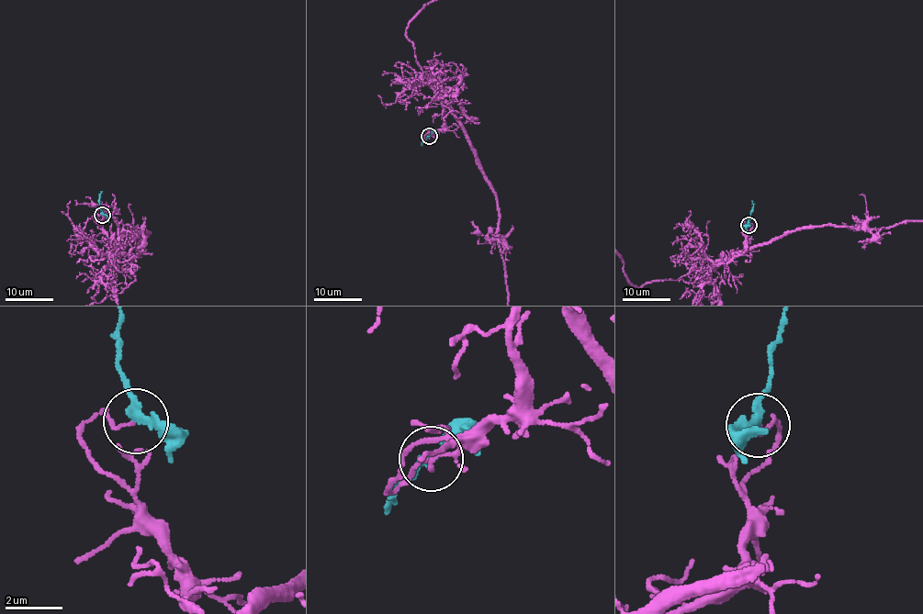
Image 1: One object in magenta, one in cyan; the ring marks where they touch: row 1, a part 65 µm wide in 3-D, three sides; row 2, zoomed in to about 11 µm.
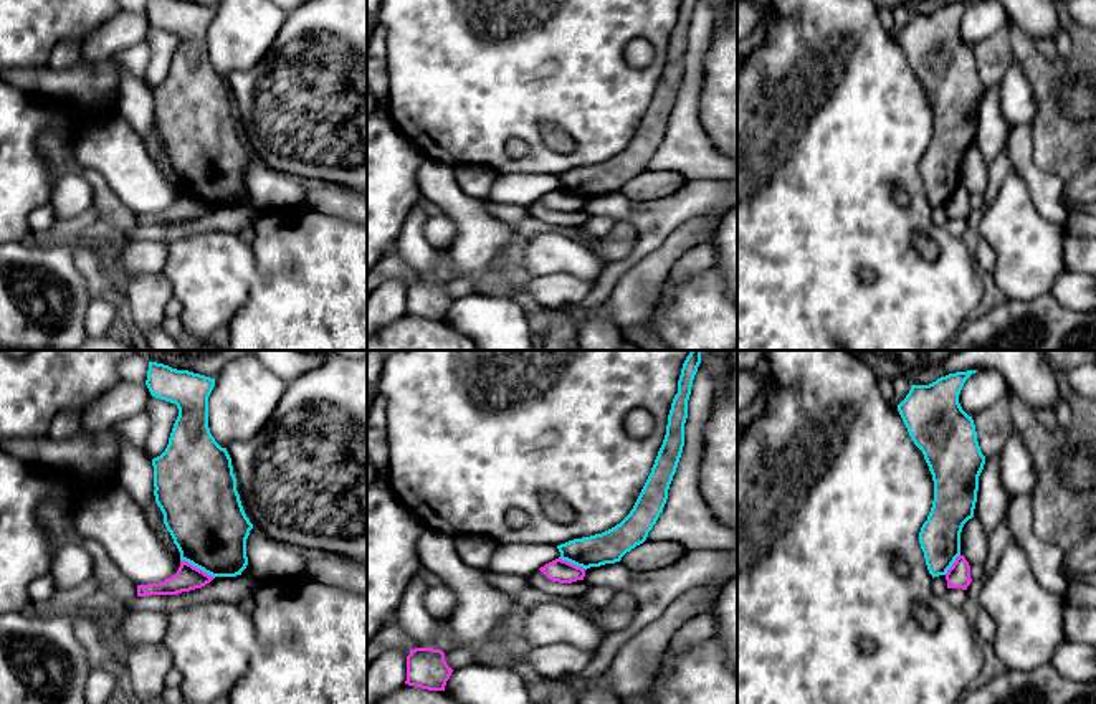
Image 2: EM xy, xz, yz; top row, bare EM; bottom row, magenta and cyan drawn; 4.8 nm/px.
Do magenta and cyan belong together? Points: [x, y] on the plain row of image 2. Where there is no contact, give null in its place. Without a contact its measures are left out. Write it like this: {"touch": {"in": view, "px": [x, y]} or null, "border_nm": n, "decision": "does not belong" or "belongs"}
{"touch": {"in": "xy", "px": [195, 197]}, "border_nm": 190, "decision": "does not belong"}

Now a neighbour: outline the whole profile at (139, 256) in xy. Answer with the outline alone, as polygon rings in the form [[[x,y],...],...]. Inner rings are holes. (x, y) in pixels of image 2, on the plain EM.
[[[136,240],[122,245],[116,266],[127,283],[145,273],[160,273],[167,263],[167,246],[160,241]]]

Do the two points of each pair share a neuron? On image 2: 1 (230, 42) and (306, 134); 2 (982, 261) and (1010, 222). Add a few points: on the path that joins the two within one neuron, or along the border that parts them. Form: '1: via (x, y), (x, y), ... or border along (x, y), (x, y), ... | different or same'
1: border along (275, 37), (255, 65), (227, 78) | different
2: border along (982, 240), (995, 255), (992, 271) | different

